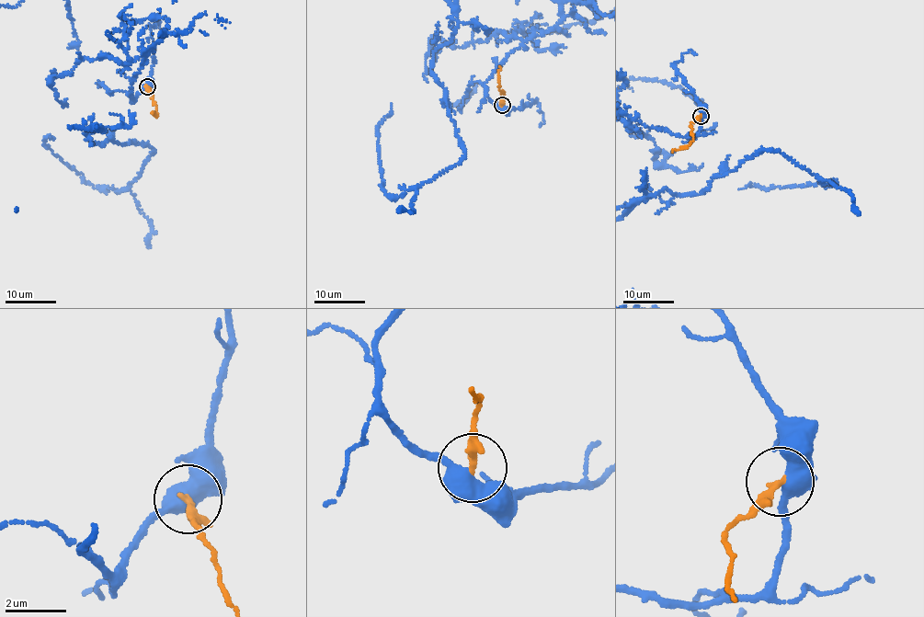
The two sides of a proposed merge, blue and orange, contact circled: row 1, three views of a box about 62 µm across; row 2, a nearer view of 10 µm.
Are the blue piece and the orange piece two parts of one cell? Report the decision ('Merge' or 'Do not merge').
Do not merge

